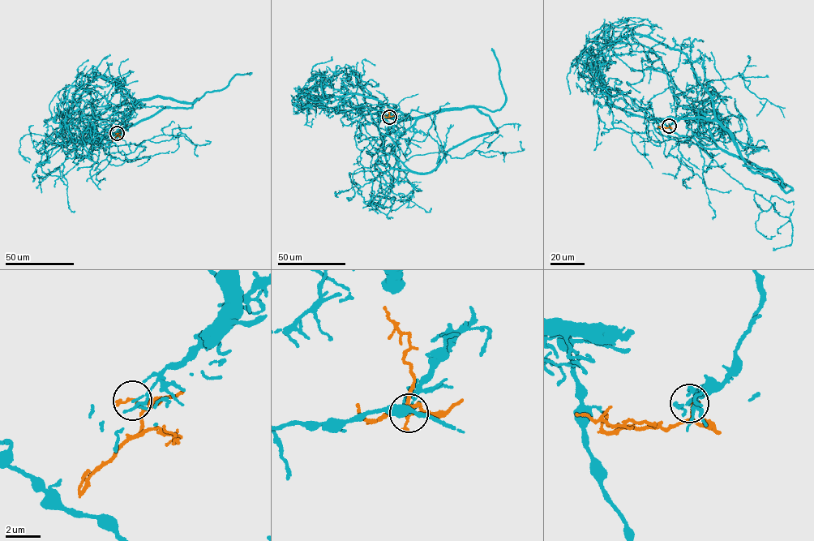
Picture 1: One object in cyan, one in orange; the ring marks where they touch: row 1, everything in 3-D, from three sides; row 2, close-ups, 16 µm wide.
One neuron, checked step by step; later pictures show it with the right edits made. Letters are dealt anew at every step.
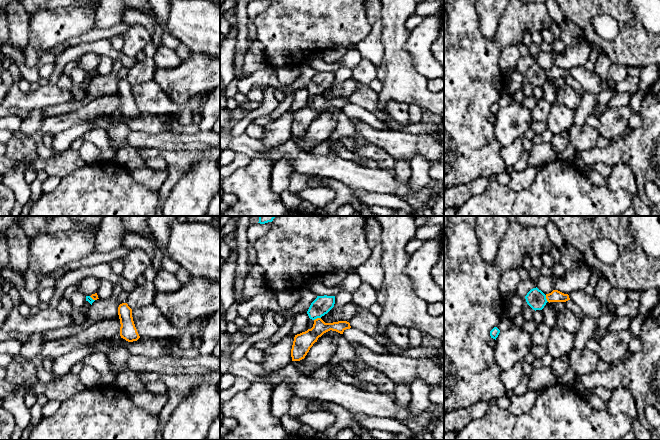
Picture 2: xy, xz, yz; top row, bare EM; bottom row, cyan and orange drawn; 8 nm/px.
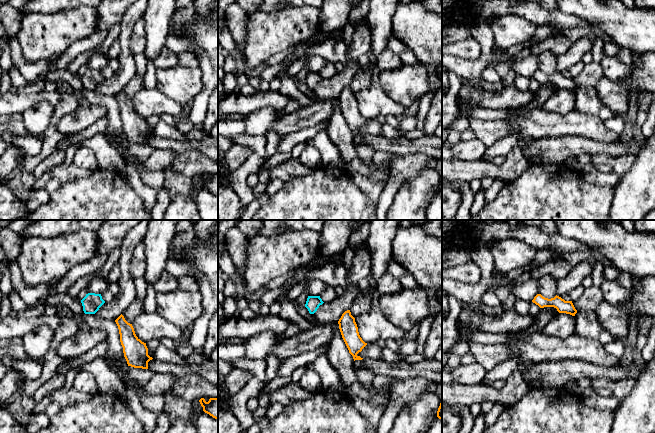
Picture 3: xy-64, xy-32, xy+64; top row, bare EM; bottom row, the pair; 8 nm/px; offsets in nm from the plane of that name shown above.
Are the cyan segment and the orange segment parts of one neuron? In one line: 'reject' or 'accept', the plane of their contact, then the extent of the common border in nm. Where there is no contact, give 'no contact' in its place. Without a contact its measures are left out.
reject | xz | 60 nm

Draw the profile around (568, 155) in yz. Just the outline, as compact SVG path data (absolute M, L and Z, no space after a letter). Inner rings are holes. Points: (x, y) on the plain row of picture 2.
M569 143L568 147L564 152L557 155L557 159L564 160L570 163L575 162L575 149L571 143Z

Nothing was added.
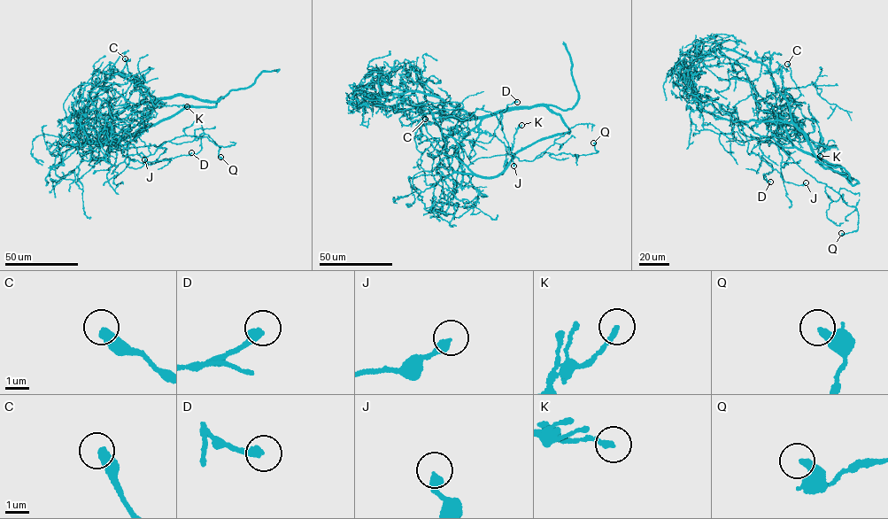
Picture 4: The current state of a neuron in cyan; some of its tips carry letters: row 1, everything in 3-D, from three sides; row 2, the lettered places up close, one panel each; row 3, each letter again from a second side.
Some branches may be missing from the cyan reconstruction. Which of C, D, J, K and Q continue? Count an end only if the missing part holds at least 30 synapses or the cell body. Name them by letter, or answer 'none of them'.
none of them

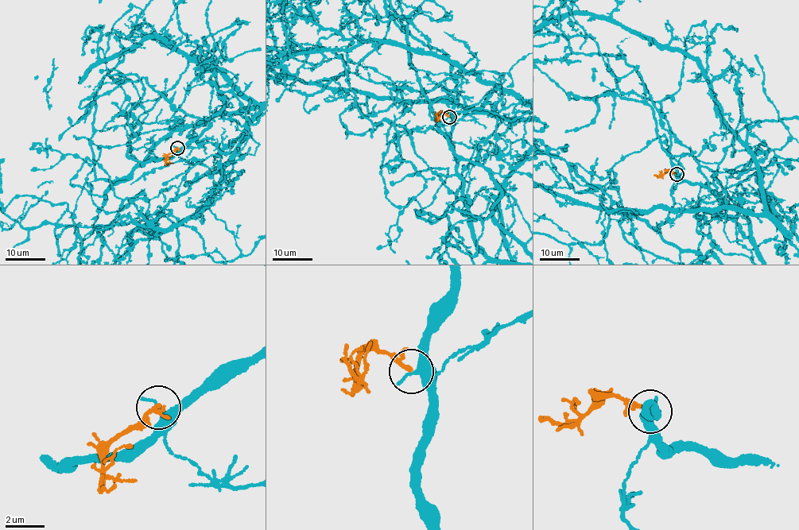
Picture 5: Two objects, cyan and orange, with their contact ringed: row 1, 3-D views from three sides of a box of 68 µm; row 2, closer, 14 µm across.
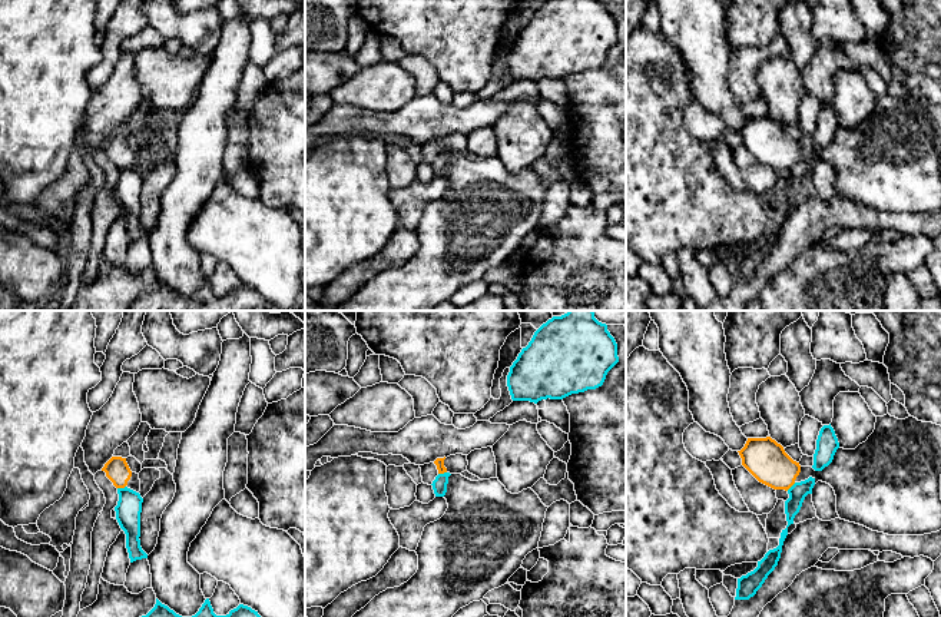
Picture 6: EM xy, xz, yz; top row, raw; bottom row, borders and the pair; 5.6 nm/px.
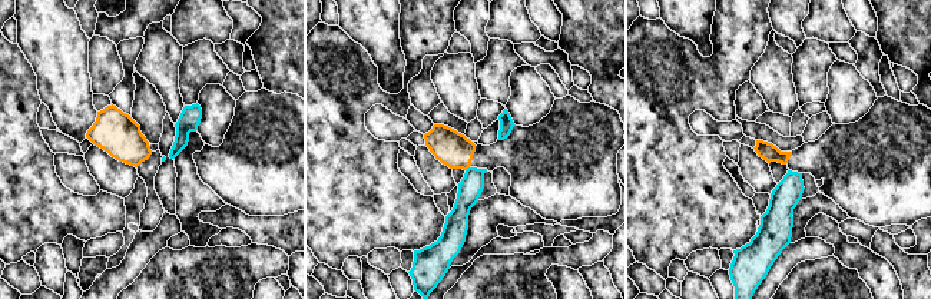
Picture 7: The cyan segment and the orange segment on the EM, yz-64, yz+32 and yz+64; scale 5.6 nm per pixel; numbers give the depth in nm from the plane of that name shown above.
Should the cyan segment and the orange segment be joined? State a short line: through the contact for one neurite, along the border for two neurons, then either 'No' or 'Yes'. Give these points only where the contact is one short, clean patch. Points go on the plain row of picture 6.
Line: xy (125, 165), (118, 168). No

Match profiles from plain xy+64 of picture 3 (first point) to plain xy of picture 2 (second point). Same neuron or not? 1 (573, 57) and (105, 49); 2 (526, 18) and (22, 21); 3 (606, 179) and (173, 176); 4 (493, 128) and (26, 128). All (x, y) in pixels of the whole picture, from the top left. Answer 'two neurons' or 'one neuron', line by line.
1: two neurons
2: two neurons
3: two neurons
4: two neurons

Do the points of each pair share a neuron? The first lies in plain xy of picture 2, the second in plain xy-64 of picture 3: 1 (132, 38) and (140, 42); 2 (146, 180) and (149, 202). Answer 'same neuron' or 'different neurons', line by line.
1: same neuron
2: same neuron

